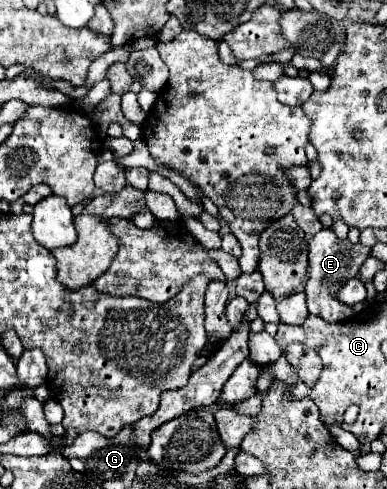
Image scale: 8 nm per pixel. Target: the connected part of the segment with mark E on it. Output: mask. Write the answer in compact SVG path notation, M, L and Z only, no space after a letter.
M322 229L320 233L316 233L310 241L310 269L308 269L308 283L306 283L306 303L308 303L308 311L312 315L322 317L328 323L340 323L352 317L352 309L344 303L340 303L336 299L338 289L358 273L358 269L362 267L362 263L368 259L370 249L356 243L352 245L350 241L340 241L332 229Z

